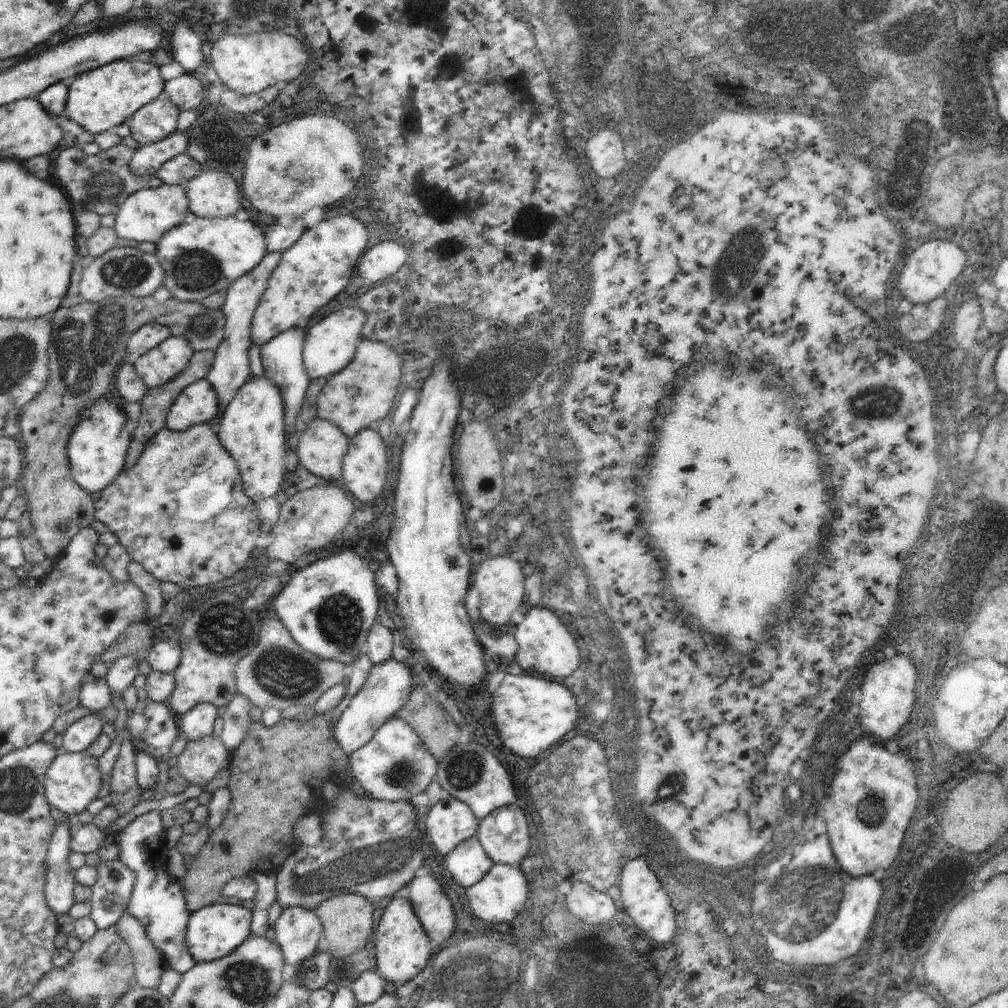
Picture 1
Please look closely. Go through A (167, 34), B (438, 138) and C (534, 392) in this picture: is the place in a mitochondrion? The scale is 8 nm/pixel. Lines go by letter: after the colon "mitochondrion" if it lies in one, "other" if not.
A: other
B: other
C: mitochondrion

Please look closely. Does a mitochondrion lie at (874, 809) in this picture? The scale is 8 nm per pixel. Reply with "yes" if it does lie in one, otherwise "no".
yes

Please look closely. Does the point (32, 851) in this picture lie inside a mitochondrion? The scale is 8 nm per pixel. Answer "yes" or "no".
no

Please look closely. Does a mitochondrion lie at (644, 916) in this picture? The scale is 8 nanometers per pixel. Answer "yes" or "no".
no

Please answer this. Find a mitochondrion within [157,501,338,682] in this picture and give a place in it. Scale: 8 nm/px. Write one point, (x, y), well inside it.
(220, 629)

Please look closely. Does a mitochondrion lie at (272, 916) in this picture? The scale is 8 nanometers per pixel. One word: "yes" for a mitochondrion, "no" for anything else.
no

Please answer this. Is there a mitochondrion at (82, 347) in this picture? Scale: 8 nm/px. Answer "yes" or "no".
yes

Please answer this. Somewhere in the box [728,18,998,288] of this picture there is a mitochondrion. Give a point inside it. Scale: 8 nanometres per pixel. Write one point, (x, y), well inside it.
(958, 128)

